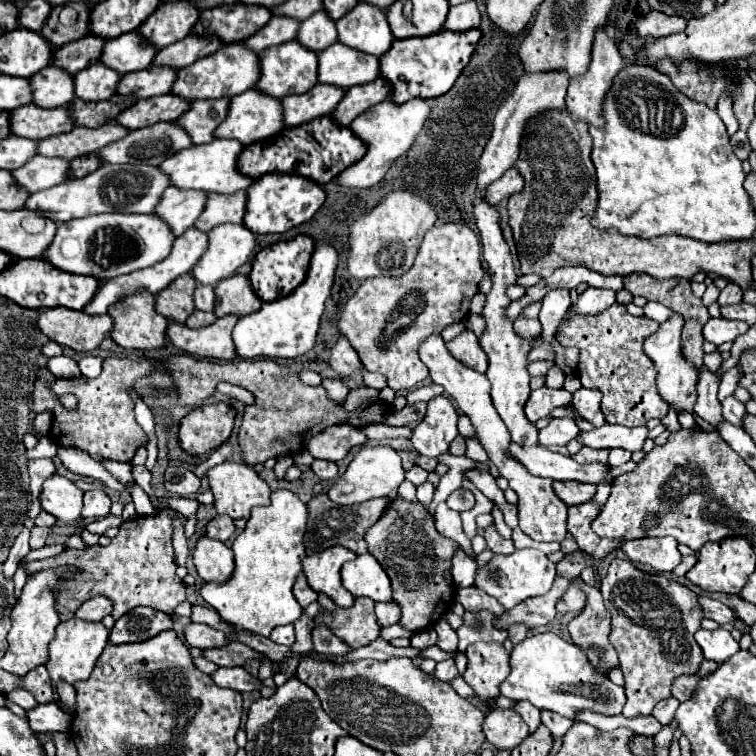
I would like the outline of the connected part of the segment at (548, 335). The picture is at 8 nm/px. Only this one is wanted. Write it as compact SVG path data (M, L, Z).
M559 288L559 290L553 290L551 294L547 294L543 300L541 300L541 312L539 312L539 322L541 322L541 338L543 340L553 340L567 308L571 306L571 300L569 300L569 290L565 288Z

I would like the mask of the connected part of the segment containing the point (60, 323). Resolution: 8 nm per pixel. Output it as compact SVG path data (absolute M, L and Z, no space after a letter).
M47 308L39 314L39 330L49 336L49 340L69 346L77 352L95 350L101 340L109 334L113 320L107 314L89 316L81 310L69 308Z

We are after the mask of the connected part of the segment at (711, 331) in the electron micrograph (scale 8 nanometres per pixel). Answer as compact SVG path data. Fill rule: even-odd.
M709 318L709 322L703 326L703 336L707 342L721 346L723 342L733 342L737 336L747 332L749 324L739 320L727 320L727 318Z

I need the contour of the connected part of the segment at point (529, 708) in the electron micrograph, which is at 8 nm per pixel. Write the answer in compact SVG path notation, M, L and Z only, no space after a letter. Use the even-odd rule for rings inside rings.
M517 702L515 710L523 716L523 720L527 722L529 726L529 732L535 732L537 726L541 724L541 716L539 716L539 710L533 706L533 704L527 704L527 702Z

